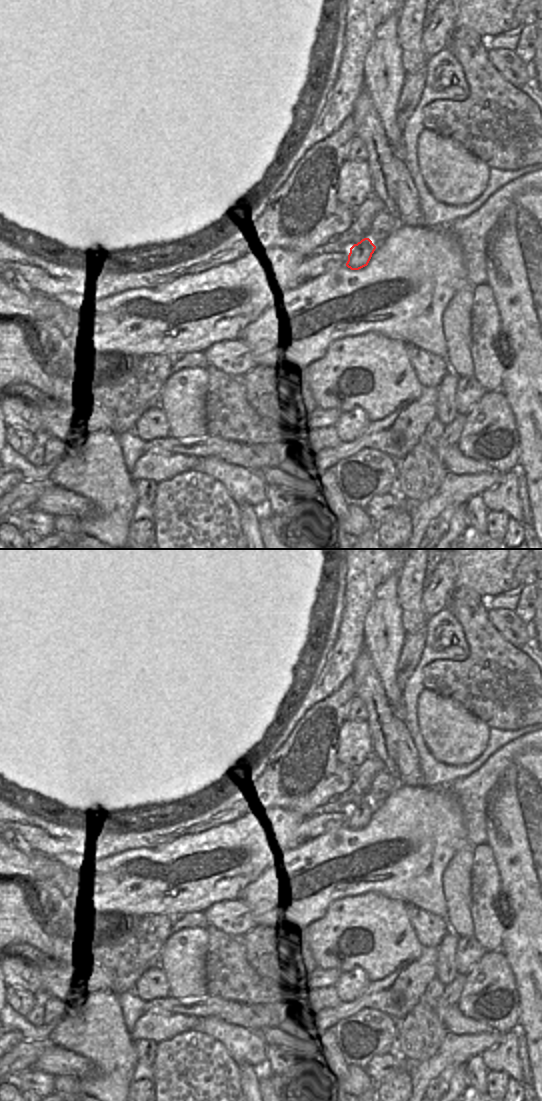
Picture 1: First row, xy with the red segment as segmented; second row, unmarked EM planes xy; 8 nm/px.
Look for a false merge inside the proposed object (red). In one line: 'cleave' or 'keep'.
cleave

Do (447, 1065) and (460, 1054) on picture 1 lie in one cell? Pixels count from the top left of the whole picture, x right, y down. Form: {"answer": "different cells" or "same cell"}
{"answer": "same cell"}

